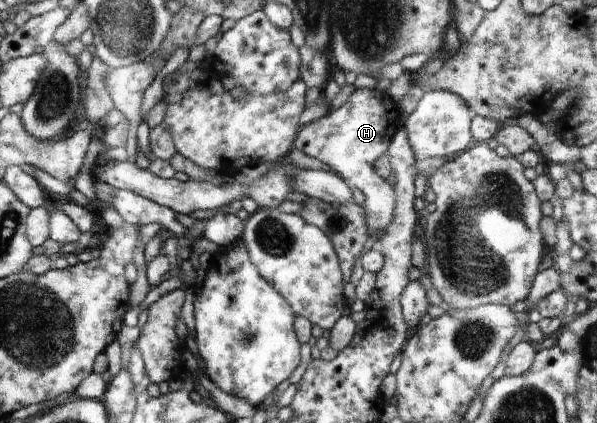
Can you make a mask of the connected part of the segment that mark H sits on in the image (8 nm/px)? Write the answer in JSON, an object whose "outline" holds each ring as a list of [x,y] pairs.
{"outline":[[[355,89],[349,96],[347,102],[337,110],[331,112],[327,117],[319,117],[313,122],[304,125],[299,130],[295,139],[295,148],[310,157],[316,158],[321,162],[331,166],[351,188],[359,188],[365,195],[364,208],[365,220],[368,230],[369,241],[373,239],[373,245],[376,245],[391,223],[394,223],[395,209],[397,208],[396,192],[394,185],[378,175],[375,170],[377,160],[385,155],[385,150],[390,148],[389,142],[392,142],[393,134],[401,128],[401,112],[393,98],[385,91],[378,89]]]}

